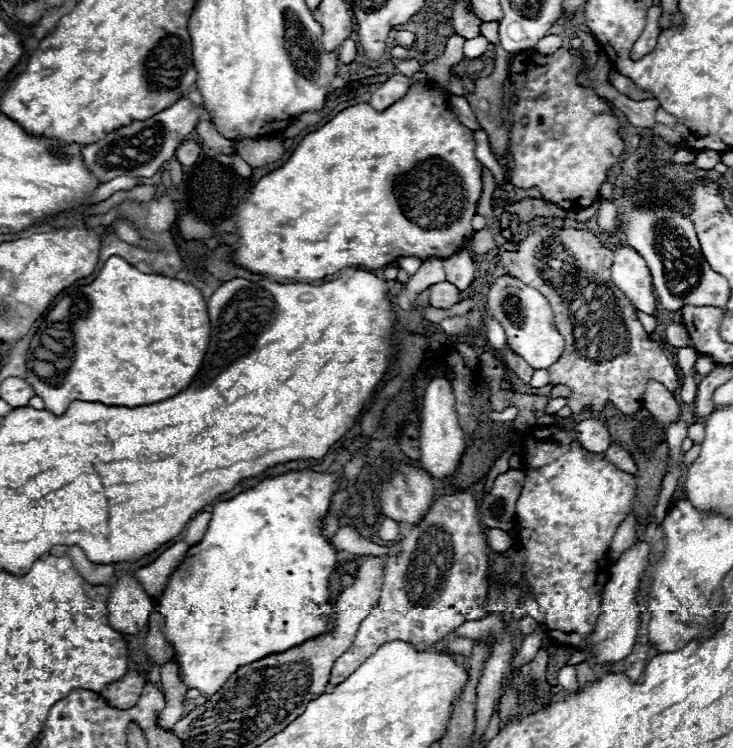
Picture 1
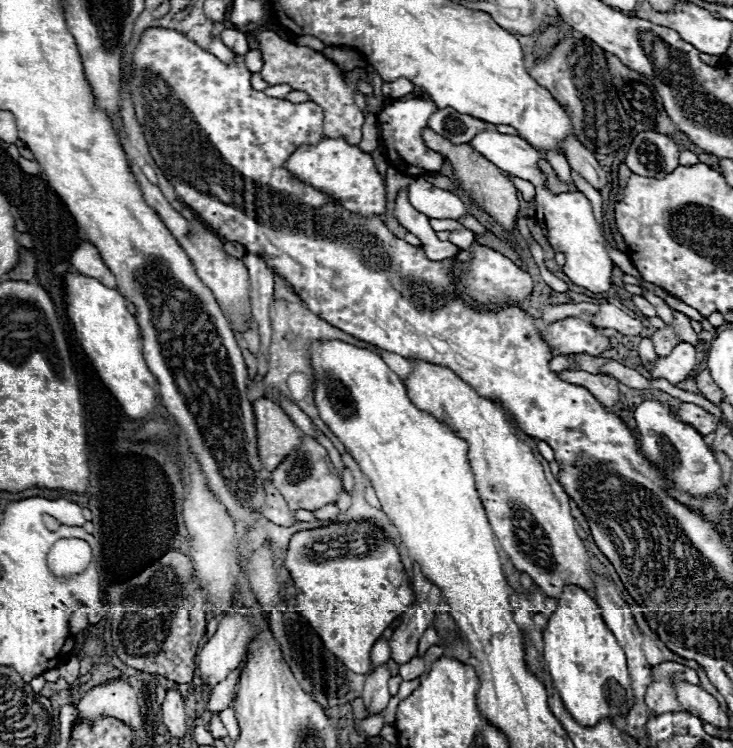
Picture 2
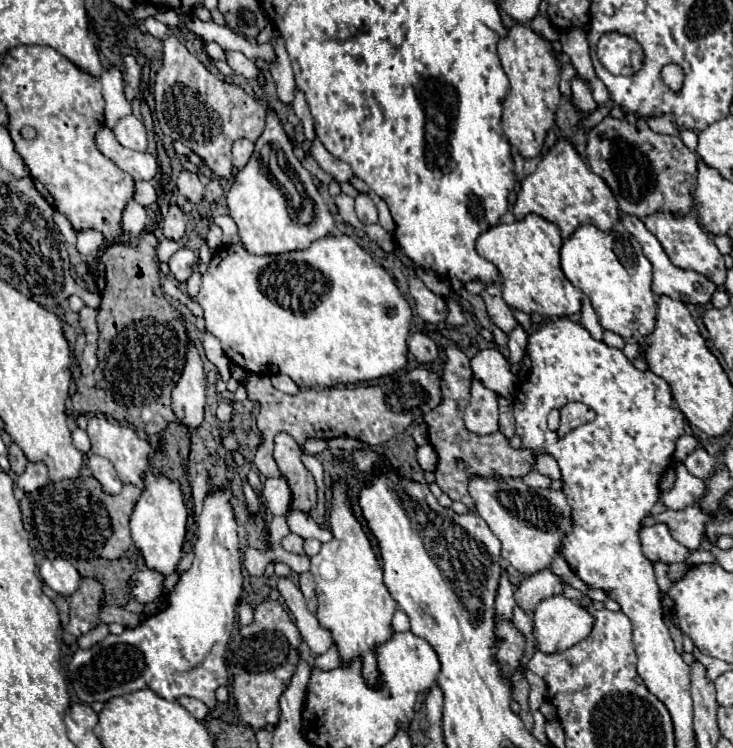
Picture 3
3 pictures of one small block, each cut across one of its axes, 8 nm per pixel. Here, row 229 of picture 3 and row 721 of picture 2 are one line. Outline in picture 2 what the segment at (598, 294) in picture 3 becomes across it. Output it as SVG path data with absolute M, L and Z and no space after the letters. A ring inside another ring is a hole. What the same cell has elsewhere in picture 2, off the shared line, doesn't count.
M564 586L556 610L548 616L548 624L542 632L544 636L544 660L546 668L554 680L554 686L574 716L582 726L594 726L602 718L614 718L616 714L626 714L628 704L632 706L632 682L628 678L626 656L618 646L614 634L606 628L600 608L580 586Z

